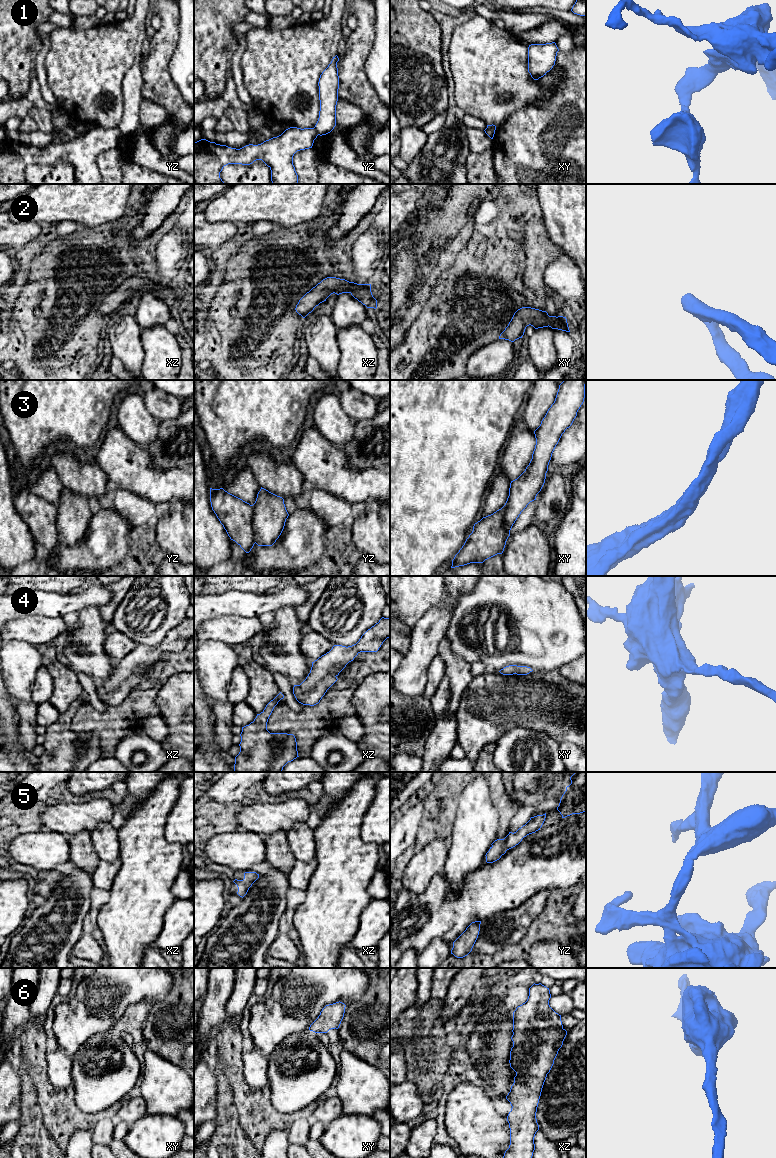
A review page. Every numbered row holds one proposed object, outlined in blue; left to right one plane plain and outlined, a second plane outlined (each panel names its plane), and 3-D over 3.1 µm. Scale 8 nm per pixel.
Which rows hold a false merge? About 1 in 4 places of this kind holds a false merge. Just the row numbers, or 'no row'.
1

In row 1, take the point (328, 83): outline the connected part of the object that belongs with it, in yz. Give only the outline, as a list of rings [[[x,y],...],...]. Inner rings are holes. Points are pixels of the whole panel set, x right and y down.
[[[338,56],[333,57],[331,63],[322,72],[319,78],[319,118],[315,125],[318,135],[330,133],[336,126],[336,105],[338,101],[339,76]]]

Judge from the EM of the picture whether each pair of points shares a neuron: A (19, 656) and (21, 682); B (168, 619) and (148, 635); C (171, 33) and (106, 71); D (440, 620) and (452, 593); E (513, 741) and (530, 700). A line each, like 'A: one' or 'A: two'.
A: one
B: one
C: two
D: one
E: two

